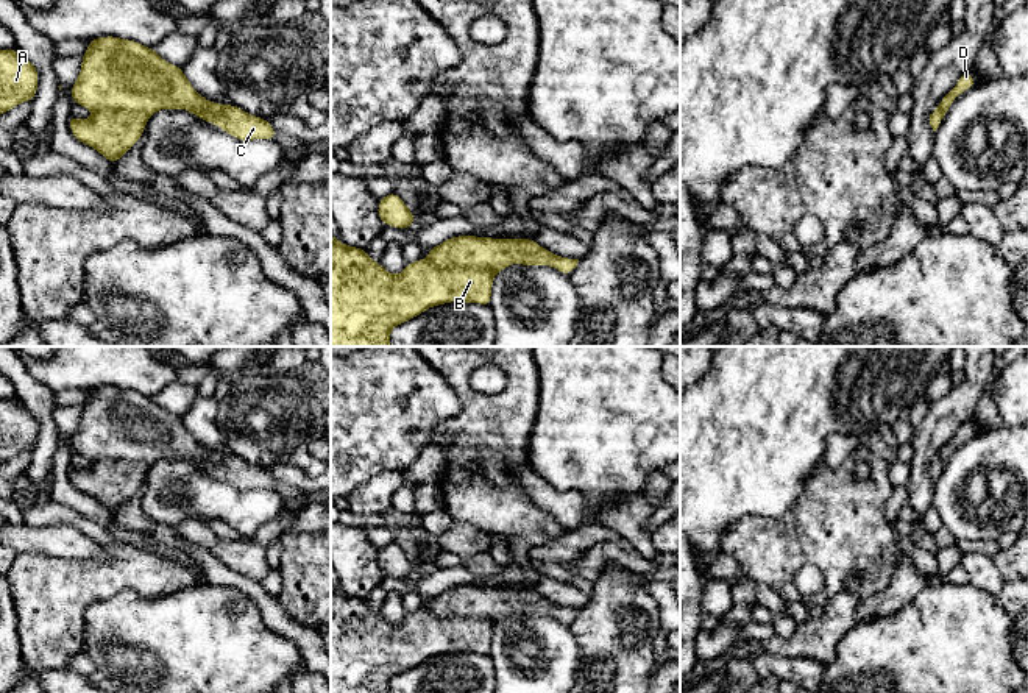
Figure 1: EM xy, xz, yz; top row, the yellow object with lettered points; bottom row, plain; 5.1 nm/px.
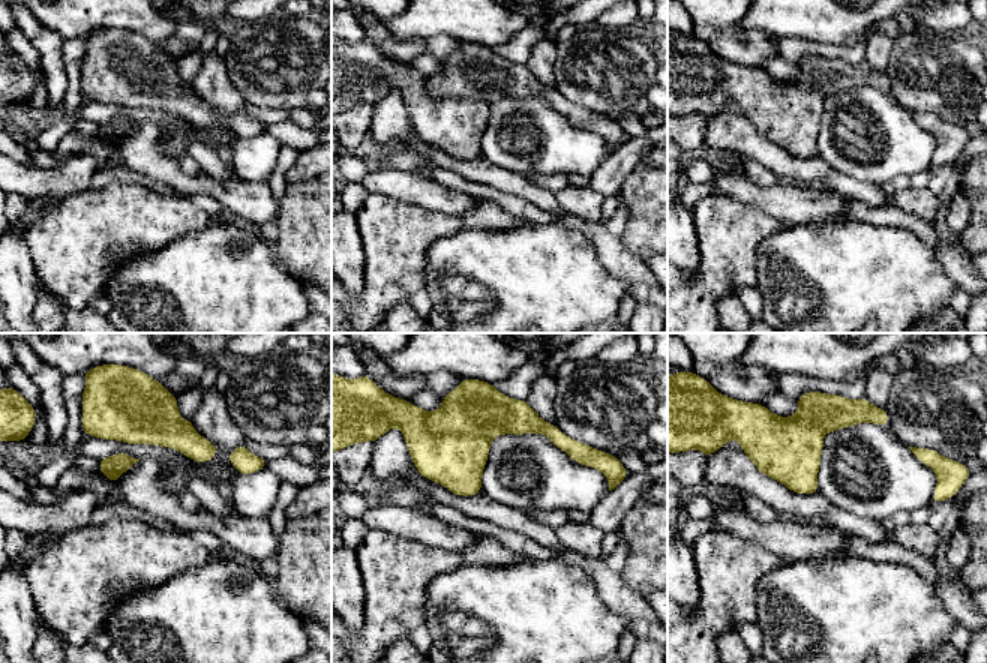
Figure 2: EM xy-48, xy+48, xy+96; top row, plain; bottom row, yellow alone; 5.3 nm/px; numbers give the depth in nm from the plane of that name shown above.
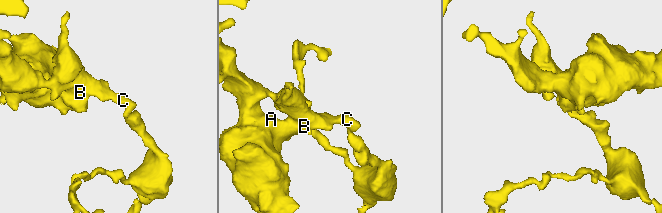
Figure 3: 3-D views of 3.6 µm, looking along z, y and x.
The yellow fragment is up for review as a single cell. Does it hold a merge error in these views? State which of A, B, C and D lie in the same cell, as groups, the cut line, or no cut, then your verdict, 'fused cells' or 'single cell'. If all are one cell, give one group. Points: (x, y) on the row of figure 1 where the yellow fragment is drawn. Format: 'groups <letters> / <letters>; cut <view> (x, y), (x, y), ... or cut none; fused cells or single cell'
groups A B C D; cut none; single cell

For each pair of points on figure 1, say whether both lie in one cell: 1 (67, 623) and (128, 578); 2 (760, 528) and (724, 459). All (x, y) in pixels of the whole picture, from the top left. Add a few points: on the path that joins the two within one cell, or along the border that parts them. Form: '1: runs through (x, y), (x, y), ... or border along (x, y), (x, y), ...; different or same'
1: runs through (75, 606), (103, 578), (111, 578); same
2: border along (790, 508), (779, 515), (744, 515), (721, 533); different

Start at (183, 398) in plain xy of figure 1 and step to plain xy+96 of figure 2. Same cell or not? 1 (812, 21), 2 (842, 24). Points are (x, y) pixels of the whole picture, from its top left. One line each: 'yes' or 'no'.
1: no
2: no

